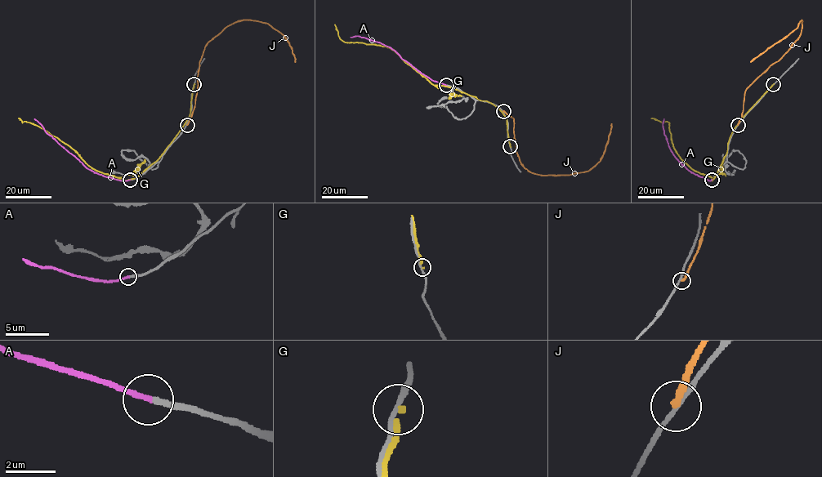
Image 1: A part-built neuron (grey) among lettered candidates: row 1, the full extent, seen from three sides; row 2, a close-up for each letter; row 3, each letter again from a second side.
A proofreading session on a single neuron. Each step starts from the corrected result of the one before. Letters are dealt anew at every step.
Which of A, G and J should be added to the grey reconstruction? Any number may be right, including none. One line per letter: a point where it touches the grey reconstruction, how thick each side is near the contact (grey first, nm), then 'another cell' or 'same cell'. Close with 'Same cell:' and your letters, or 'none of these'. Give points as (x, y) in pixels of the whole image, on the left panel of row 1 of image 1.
A: (130, 180) | 240/220 nm | same cell
G: (194, 84) | 160/180 nm | another cell
J: (187, 125) | 170/240 nm | another cell
Same cell: A

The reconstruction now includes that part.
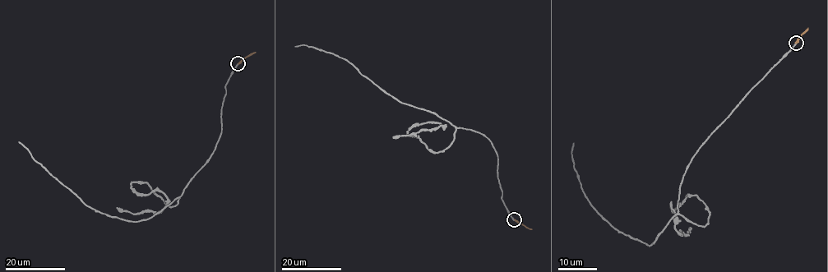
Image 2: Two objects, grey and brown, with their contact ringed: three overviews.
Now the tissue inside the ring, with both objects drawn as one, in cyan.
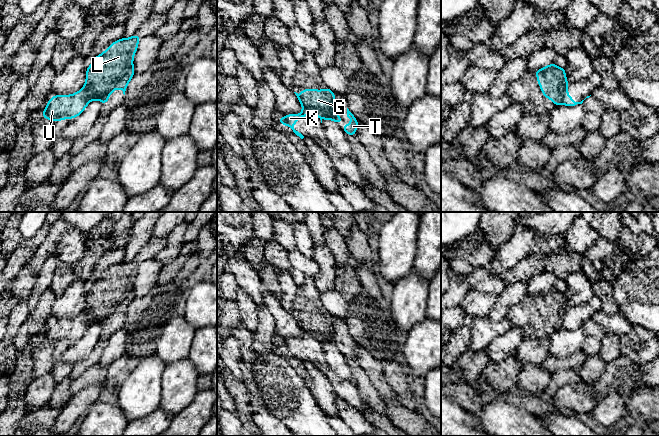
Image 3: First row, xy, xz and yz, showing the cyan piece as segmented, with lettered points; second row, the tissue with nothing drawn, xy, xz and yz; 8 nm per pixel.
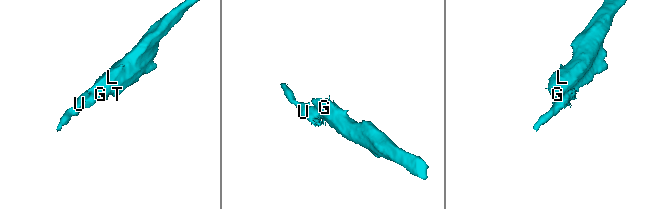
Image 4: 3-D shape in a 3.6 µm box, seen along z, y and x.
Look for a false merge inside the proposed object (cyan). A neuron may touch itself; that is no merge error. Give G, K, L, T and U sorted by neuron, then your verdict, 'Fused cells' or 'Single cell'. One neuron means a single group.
Groups: G L T / K U. Fused cells

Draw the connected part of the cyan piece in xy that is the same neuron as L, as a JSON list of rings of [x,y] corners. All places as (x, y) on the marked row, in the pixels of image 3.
[[[140,36],[114,41],[103,53],[93,58],[86,70],[86,82],[83,86],[90,100],[108,103],[109,95],[121,88],[125,95],[129,81],[135,74],[133,57],[136,53]]]

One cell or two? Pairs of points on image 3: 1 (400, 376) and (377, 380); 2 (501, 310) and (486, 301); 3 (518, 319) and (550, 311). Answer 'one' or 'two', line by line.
1: two
2: two
3: one

